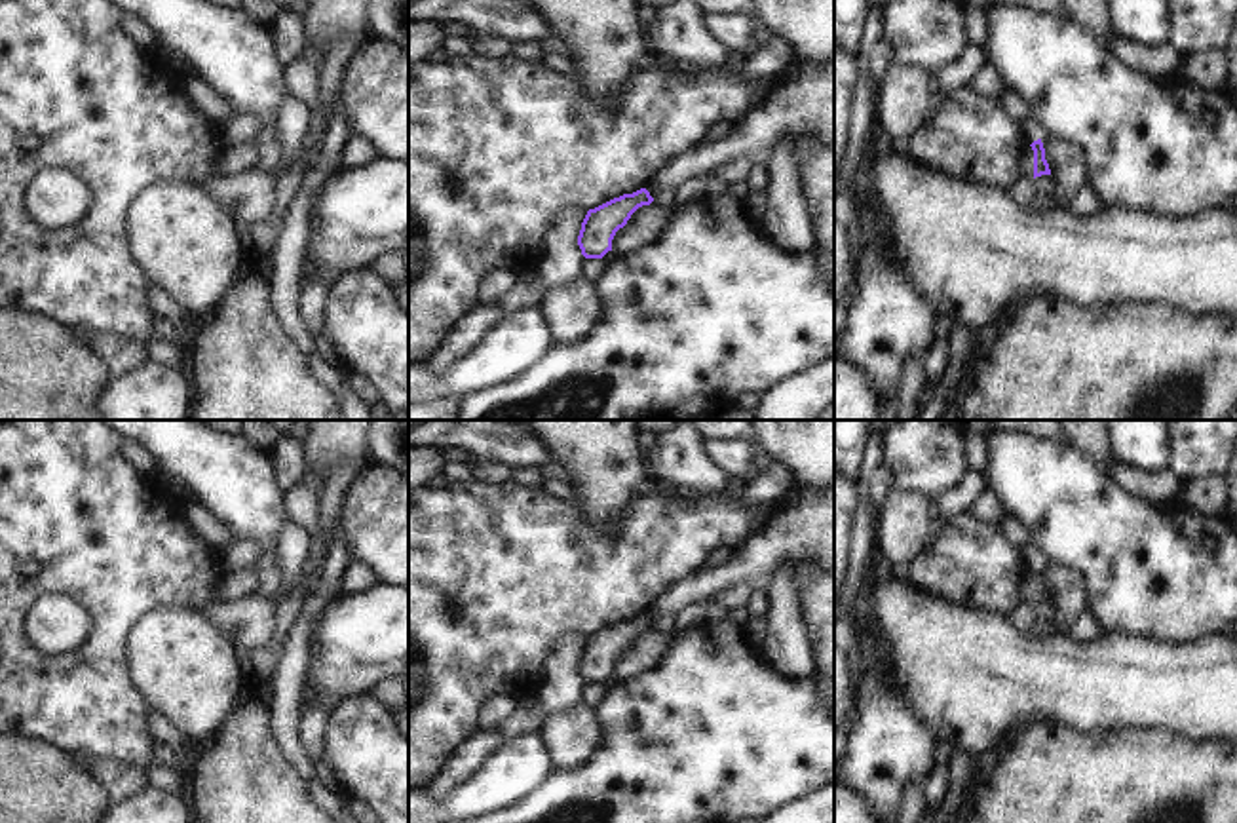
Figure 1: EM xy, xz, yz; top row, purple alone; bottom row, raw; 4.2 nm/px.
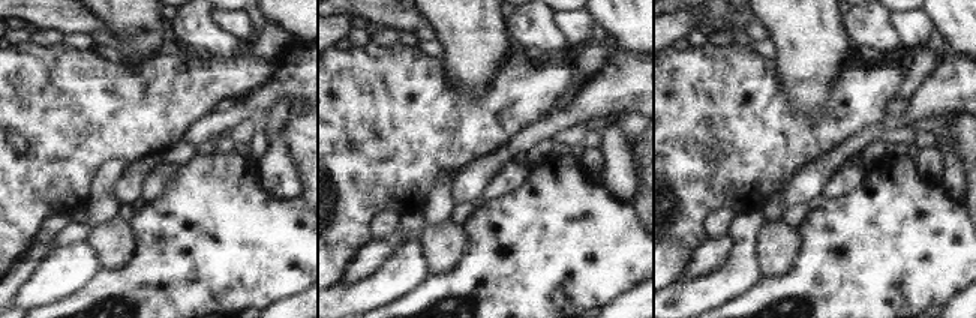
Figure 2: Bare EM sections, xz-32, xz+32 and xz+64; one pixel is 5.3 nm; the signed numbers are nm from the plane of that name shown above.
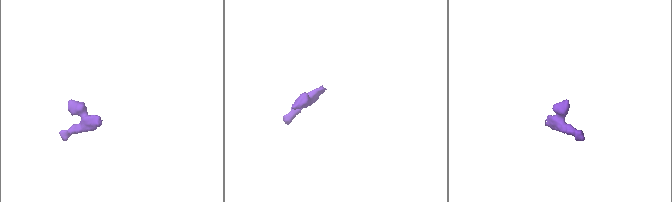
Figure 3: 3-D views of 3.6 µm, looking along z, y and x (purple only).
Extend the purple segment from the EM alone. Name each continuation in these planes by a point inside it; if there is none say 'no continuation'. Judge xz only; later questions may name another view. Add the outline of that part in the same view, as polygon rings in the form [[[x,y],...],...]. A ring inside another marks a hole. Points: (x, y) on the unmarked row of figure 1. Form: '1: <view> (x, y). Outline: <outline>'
1: xz (802, 527). Outline: [[[790,487],[777,502],[768,525],[754,536],[730,549],[730,557],[714,568],[701,568],[667,589],[646,614],[654,627],[667,625],[686,604],[713,601],[720,589],[737,582],[764,582],[783,561],[813,561],[821,568],[834,568],[834,487]]]

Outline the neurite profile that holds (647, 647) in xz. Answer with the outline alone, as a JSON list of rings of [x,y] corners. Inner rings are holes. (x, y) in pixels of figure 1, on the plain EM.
[[[652,627],[650,631],[638,633],[627,650],[619,654],[612,665],[612,677],[623,682],[629,677],[644,671],[648,665],[657,661],[669,642],[669,627]]]

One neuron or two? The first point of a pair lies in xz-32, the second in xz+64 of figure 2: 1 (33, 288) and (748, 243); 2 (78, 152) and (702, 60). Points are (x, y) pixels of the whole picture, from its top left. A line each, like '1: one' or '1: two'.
1: one
2: one

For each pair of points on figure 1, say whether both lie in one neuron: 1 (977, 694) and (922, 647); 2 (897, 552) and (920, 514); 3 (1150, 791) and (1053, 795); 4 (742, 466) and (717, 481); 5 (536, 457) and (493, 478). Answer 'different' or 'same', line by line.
1: same
2: same
3: same
4: different
5: different

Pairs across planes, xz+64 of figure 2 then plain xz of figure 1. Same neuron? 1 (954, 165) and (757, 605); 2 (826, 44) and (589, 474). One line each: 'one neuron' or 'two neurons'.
1: two neurons
2: one neuron

